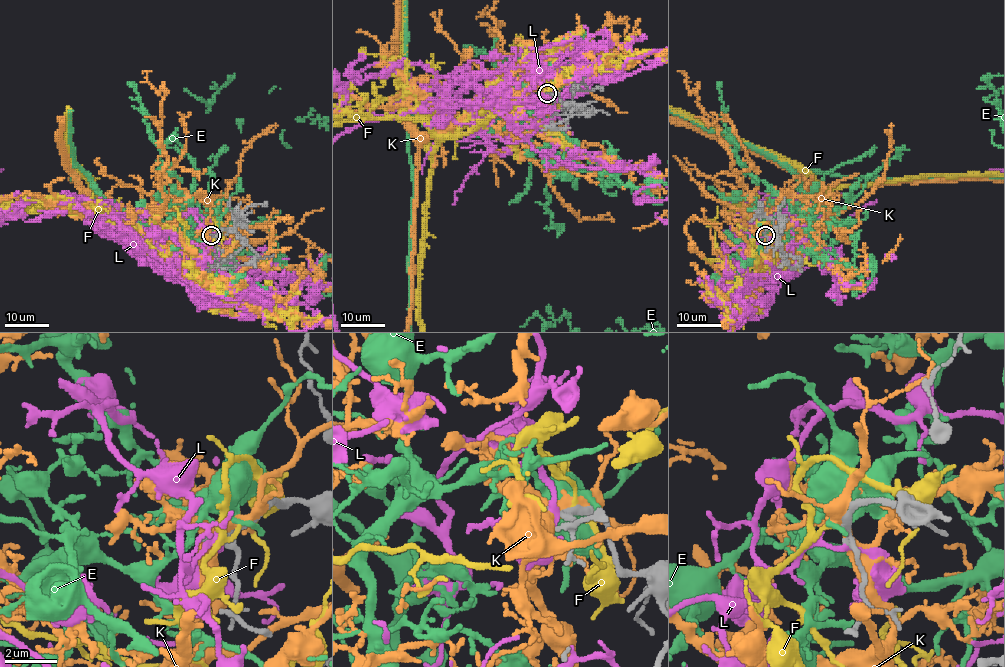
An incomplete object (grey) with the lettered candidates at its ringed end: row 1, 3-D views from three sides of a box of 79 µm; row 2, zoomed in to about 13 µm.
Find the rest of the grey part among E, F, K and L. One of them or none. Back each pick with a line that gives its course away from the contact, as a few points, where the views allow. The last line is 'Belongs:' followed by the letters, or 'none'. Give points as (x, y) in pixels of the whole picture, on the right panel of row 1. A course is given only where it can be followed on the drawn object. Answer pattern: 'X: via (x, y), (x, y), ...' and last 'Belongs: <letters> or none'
Belongs: none

